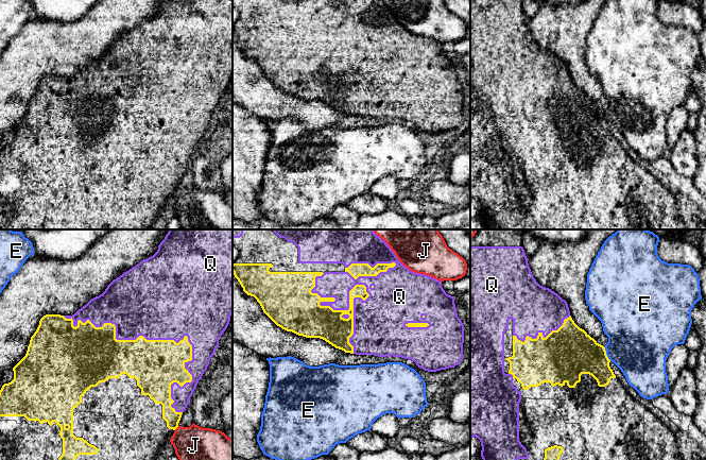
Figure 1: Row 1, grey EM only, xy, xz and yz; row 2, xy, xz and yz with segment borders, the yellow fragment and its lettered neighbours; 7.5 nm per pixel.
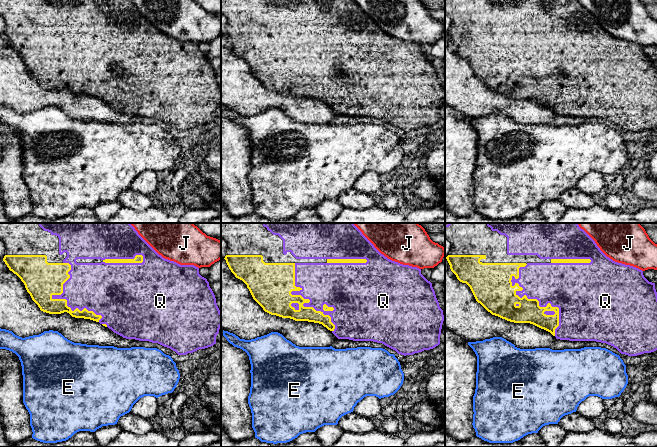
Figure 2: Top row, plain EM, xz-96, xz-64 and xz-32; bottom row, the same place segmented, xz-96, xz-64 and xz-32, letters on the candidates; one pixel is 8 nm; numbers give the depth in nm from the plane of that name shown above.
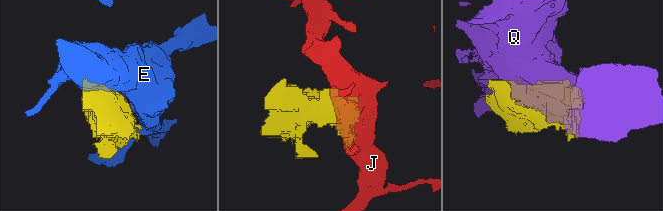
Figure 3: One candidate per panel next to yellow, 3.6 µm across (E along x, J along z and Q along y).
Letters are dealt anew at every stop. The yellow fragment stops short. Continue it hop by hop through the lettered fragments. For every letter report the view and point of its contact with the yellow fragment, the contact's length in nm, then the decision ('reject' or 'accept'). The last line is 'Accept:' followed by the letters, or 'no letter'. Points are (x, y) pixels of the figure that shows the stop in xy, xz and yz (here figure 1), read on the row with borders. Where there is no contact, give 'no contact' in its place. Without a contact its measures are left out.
E: yz (605, 354) | 130 nm | reject
J: xy (176, 427) | 50 nm | reject
Q: xy (166, 340) | 1150 nm | accept
Accept: Q

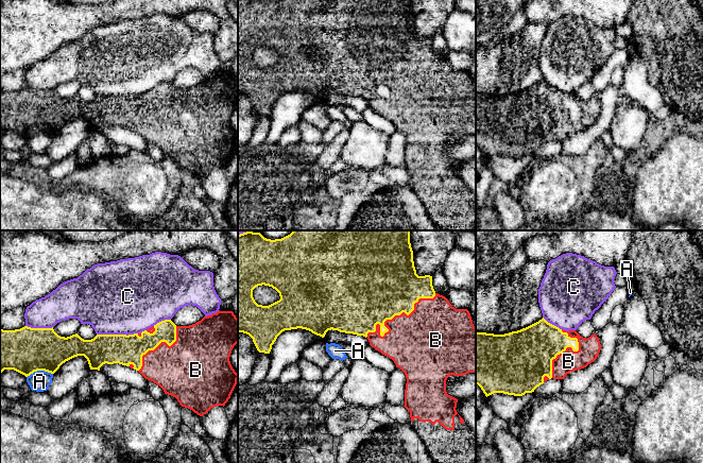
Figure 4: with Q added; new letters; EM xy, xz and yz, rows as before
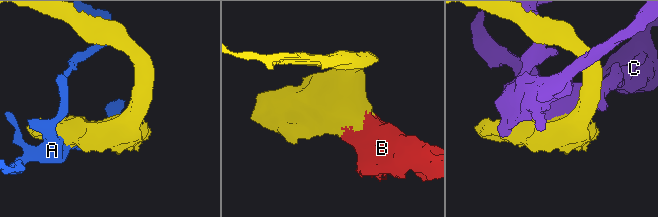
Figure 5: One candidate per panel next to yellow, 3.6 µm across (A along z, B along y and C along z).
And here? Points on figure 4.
A: xy (39, 370) | 200 nm | reject
B: xz (390, 319) | 650 nm | accept
C: xy (117, 335) | 320 nm | reject
Accept: B

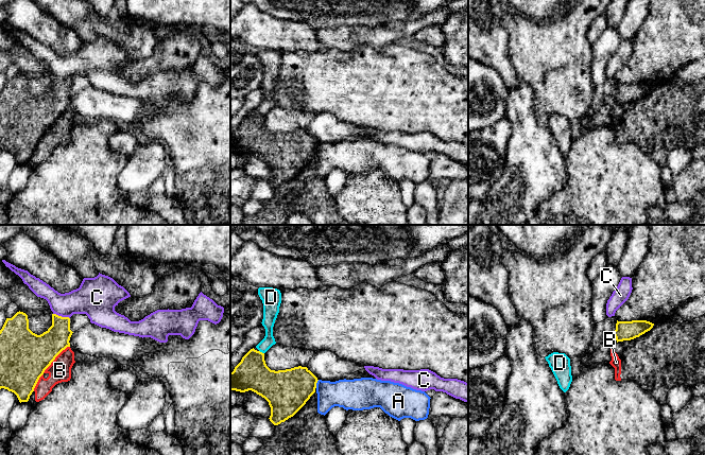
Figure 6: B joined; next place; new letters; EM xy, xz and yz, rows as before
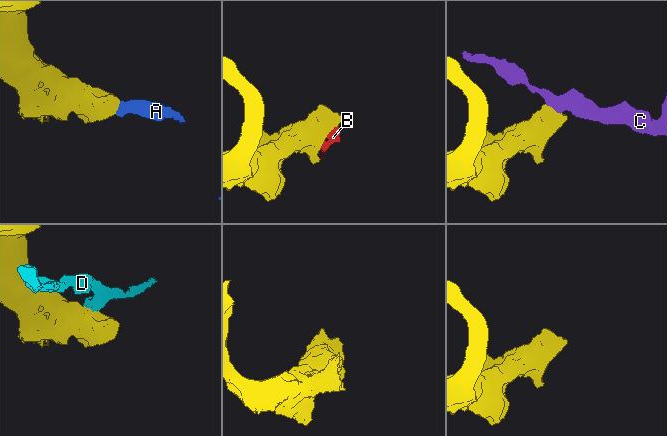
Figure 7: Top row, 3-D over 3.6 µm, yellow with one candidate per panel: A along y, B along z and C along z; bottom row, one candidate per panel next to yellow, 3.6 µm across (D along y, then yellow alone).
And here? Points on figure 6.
A: xz (315, 384) | 70 nm | reject
B: xy (48, 366) | 440 nm | reject
C: xy (61, 316) | 130 nm | reject
D: xz (261, 352) | 50 nm | reject
Accept: no letter

